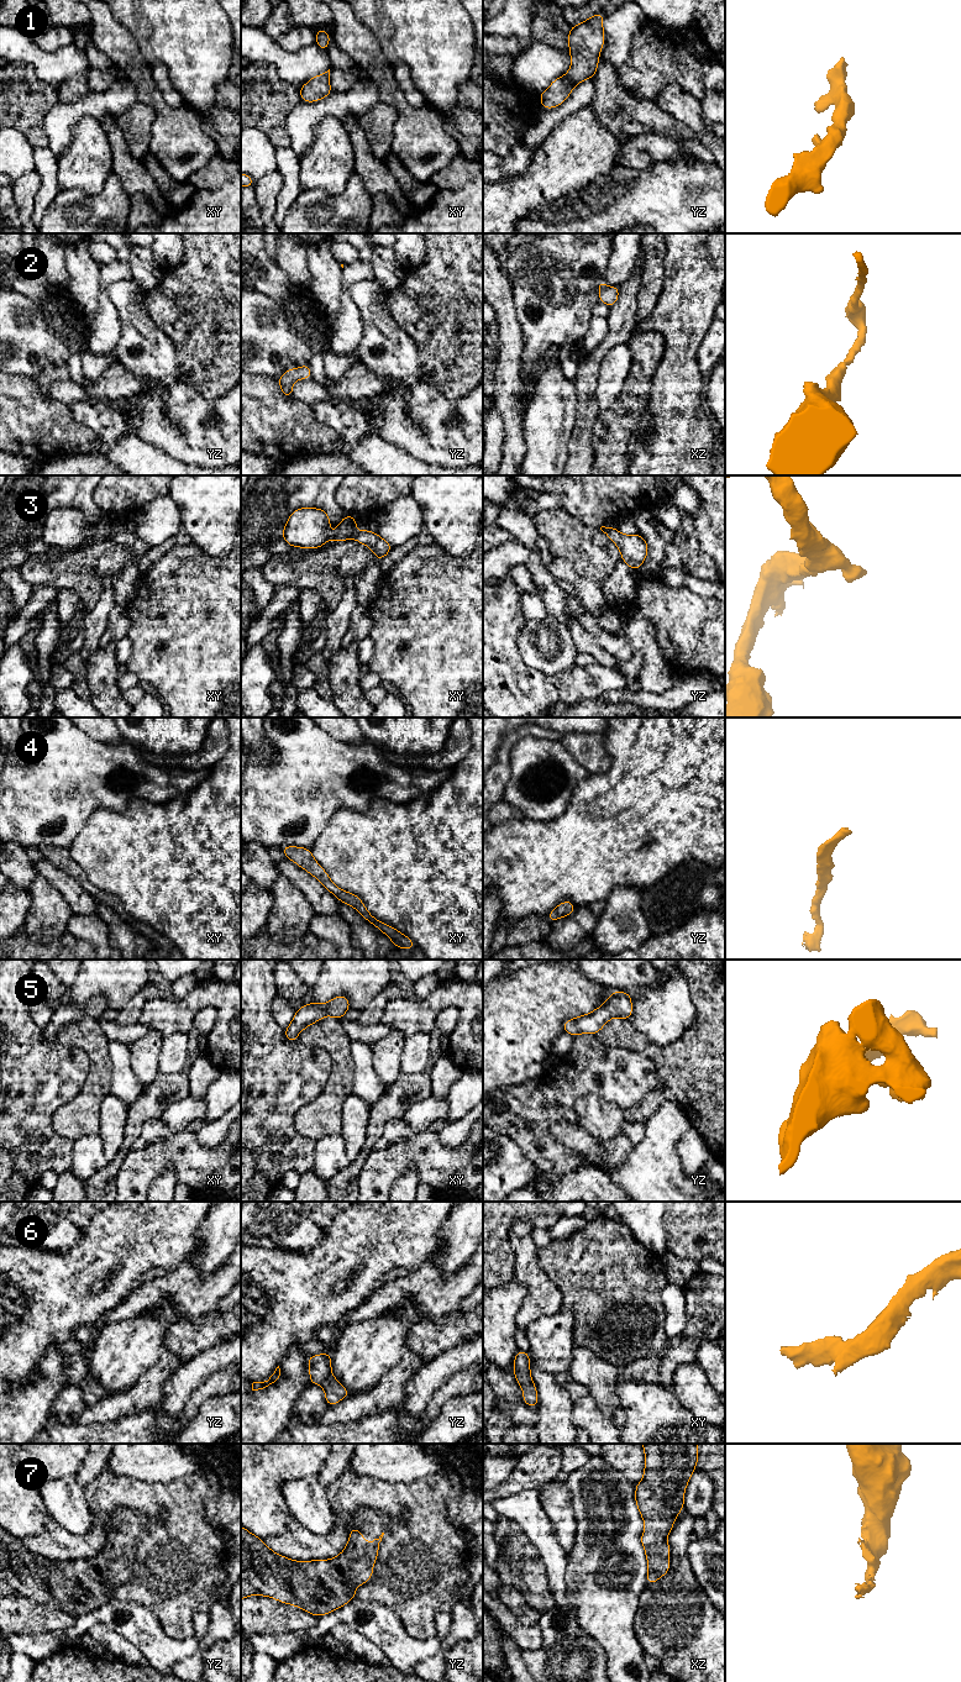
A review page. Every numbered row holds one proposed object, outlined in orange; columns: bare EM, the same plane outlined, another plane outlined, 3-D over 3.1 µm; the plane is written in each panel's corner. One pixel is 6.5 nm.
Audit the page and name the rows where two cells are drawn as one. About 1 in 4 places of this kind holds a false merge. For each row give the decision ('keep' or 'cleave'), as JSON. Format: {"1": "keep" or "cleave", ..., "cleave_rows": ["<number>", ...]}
{"1": "keep", "2": "keep", "3": "keep", "4": "keep", "5": "keep", "6": "keep", "7": "keep", "cleave_rows": []}

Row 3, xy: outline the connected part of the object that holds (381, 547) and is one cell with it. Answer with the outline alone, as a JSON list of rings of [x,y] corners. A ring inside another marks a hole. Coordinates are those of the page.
[[[298,508],[290,514],[280,536],[290,547],[309,550],[321,548],[330,540],[340,542],[353,538],[369,547],[374,552],[377,562],[379,562],[390,552],[393,546],[377,532],[371,532],[366,529],[355,533],[353,531],[358,521],[346,514],[336,526],[336,532],[330,535],[329,527],[331,521],[325,510],[319,508]]]

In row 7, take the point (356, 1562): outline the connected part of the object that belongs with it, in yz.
[[[241,1525],[241,1600],[248,1596],[264,1596],[295,1605],[311,1615],[321,1617],[346,1605],[356,1597],[356,1587],[373,1576],[379,1542],[384,1533],[366,1542],[357,1526],[352,1526],[345,1550],[330,1560],[295,1561],[275,1554],[263,1539]]]

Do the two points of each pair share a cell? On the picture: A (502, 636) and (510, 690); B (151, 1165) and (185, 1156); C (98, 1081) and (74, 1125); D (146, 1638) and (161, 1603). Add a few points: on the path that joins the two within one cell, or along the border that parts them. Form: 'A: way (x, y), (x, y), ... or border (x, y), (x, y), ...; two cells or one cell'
A: way (502, 650), (502, 677); one cell
B: way (159, 1156), (177, 1156); one cell
C: way (93, 1092), (82, 1114); one cell
D: border (129, 1602), (145, 1606), (162, 1629), (173, 1638); two cells

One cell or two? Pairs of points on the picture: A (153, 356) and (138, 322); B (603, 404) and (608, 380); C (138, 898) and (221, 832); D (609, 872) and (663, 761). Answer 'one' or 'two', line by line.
A: one
B: one
C: one
D: one

